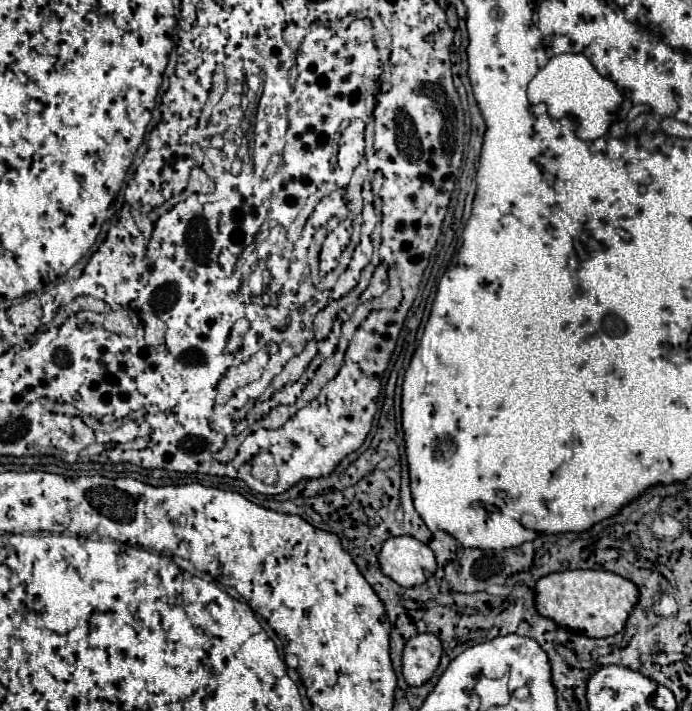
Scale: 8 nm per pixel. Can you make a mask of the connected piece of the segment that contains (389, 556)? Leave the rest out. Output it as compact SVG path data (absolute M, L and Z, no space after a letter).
M391 537L379 553L381 571L403 587L425 583L435 571L437 561L433 551L415 537Z

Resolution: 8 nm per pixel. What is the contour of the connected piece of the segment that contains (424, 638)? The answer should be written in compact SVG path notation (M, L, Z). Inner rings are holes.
M421 633L407 641L403 649L403 677L411 687L419 687L433 677L441 659L441 641L433 633Z

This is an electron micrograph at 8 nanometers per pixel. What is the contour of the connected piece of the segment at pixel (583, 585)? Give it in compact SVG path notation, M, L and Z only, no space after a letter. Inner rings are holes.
M563 571L541 577L535 587L537 611L553 619L559 627L587 631L589 637L611 637L623 631L625 621L639 601L639 589L633 581L609 571Z

